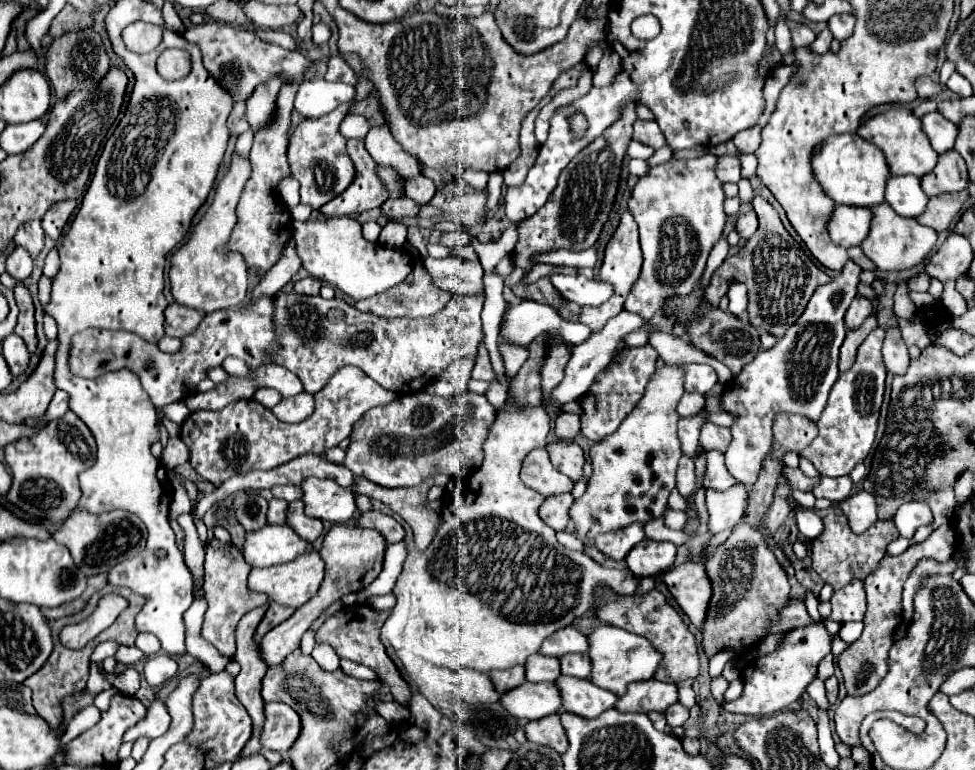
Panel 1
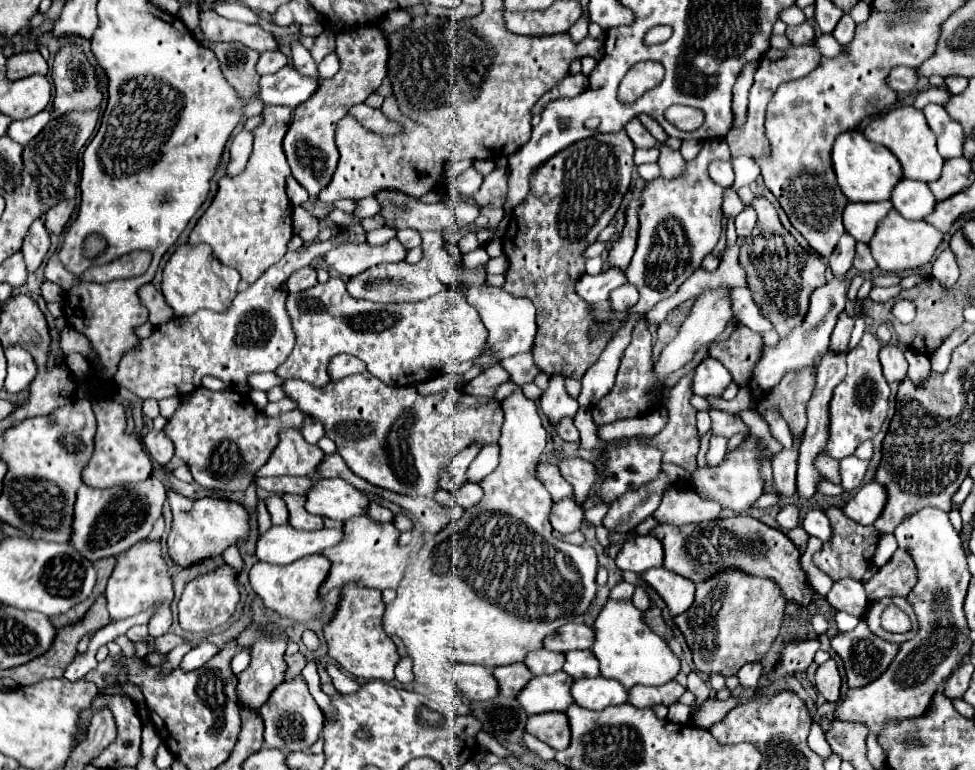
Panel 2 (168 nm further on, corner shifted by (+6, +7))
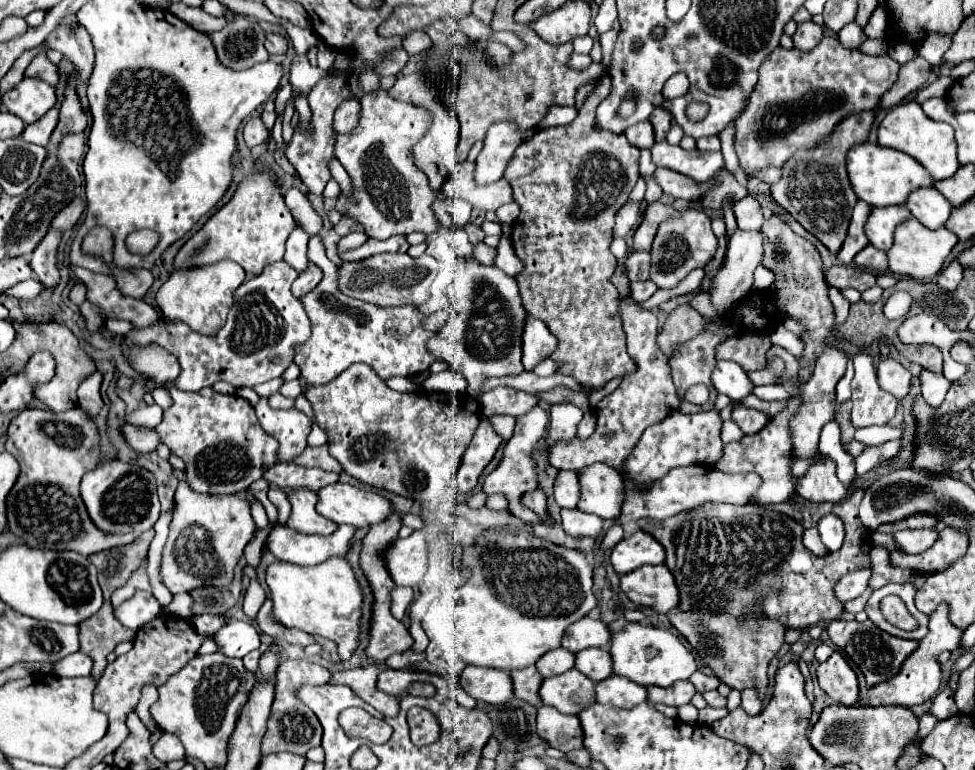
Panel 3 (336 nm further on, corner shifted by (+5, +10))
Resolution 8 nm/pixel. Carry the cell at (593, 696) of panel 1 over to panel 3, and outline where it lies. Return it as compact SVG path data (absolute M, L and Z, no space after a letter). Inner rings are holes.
M611 675L609 679L599 681L595 691L597 691L597 703L613 707L629 709L647 701L647 687L637 685L619 675Z

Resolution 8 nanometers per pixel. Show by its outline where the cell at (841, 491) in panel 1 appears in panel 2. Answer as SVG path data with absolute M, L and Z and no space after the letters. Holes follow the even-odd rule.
M848 456L840 460L840 486L844 492L852 492L860 486L860 480L864 478L868 468L868 460L858 460L856 456Z

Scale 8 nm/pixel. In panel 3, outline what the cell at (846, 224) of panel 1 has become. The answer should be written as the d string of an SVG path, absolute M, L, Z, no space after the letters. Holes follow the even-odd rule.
M881 207L881 209L873 209L867 225L865 225L865 233L871 241L871 245L875 245L881 251L891 249L893 245L893 233L897 229L897 225L901 225L901 221L907 221L909 209L907 207Z

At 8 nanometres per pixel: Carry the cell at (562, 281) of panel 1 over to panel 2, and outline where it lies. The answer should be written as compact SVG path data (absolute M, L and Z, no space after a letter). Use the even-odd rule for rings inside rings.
M608 268L602 270L596 276L580 276L580 280L576 280L576 294L580 294L580 298L584 298L590 304L596 302L606 302L610 292L618 286L622 286L624 280L624 272L616 270L616 268Z

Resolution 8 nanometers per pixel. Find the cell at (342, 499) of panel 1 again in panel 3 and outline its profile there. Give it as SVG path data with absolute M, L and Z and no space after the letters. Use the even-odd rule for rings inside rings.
M333 483L319 489L317 513L343 525L371 527L383 523L391 513L395 513L391 501L385 497L353 487L349 483Z

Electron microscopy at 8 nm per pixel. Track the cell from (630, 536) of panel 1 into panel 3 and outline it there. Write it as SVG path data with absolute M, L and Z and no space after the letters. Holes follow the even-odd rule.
M701 411L695 415L685 413L671 413L665 421L649 427L629 459L625 461L625 469L633 475L635 485L649 485L657 479L661 479L669 469L683 467L683 465L715 465L717 459L721 459L723 453L723 441L721 441L721 425L723 419L719 417L719 411Z

